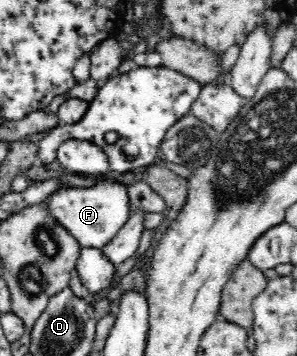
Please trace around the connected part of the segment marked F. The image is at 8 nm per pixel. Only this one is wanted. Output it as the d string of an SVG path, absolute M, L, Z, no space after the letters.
M105 183L87 188L60 186L43 203L49 217L69 232L80 247L101 249L114 239L131 214L128 211L130 196L120 184Z

